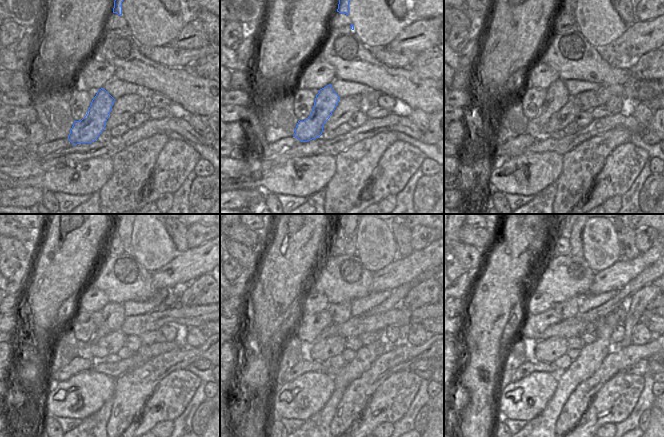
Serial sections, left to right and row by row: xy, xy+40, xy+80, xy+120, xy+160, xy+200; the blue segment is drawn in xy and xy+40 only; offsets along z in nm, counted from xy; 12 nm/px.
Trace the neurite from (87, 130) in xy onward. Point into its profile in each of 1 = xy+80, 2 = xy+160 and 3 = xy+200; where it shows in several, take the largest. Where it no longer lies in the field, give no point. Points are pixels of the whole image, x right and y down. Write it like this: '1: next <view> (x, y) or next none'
1: next xy+80 (557, 96)
2: next xy+160 (340, 312)
3: next xy+200 (568, 309)

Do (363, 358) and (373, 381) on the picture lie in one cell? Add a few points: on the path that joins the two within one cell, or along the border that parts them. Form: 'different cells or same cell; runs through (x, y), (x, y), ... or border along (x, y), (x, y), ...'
different cells; border along (383, 353), (368, 369), (349, 383)

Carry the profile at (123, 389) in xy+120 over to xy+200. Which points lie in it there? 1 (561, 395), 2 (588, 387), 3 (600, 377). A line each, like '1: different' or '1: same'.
1: different
2: same
3: same

